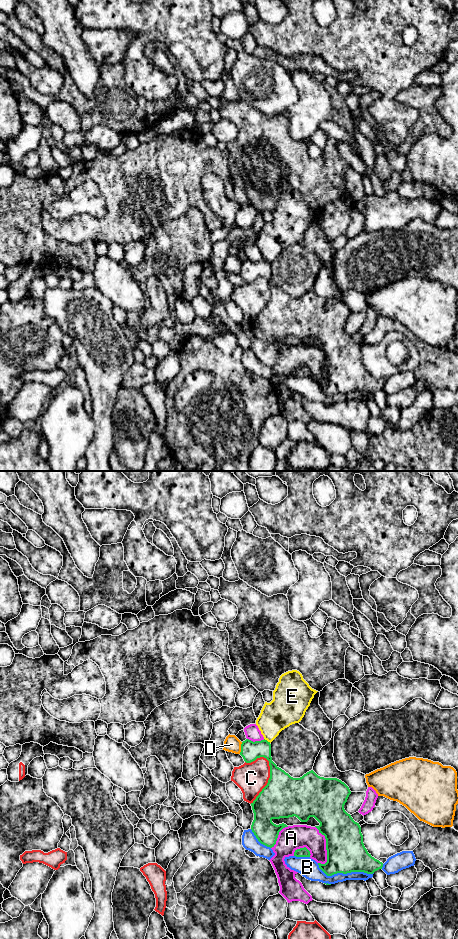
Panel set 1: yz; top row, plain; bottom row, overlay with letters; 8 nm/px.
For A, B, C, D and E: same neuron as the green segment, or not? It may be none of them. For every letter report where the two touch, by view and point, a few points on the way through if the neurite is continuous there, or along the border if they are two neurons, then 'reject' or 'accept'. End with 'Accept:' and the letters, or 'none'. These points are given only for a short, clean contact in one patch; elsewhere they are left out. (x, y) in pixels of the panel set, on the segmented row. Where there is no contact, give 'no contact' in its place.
A: contact yz (326, 845); reject
B: contact yz (344, 873); reject
C: contact yz (268, 780); reject
D: contact yz (241, 748); reject
E: contact yz (266, 740); border yz (264, 738), (270, 742); reject
Accept: none

